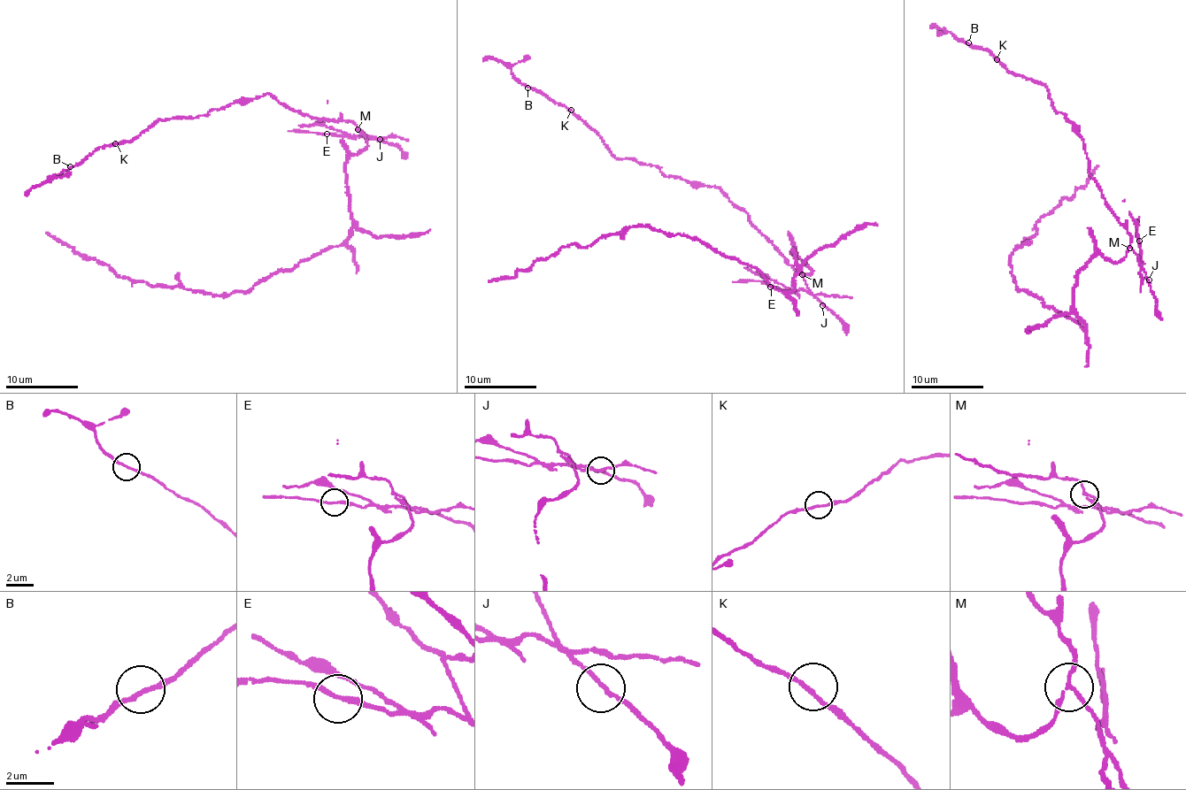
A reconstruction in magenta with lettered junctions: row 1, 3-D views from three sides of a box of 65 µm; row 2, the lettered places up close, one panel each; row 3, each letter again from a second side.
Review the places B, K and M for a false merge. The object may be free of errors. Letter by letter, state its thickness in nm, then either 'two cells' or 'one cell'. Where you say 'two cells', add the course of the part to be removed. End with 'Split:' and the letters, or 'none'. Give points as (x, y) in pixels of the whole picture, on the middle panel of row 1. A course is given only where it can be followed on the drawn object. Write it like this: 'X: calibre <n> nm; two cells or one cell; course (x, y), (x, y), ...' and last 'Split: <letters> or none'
B: calibre 170 nm; one cell
K: calibre 150 nm; one cell
M: calibre 150 nm; two cells; course (802, 275), (809, 287), (806, 291), (781, 290), (759, 281), (733, 282)
Split: M

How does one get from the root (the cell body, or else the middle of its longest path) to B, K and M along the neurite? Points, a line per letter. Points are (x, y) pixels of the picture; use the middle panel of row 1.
B: (799, 259), (812, 274), (793, 270), (719, 187), (693, 185), (655, 165), (614, 157), (595, 129), (527, 88)
K: (799, 259), (812, 274), (793, 270), (719, 187), (693, 185), (655, 165), (614, 157), (571, 110)
M: (799, 259), (812, 271), (812, 274), (802, 275)

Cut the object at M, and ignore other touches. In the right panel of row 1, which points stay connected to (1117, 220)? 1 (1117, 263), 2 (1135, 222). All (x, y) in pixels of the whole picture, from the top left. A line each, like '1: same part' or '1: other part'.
1: same part
2: other part

